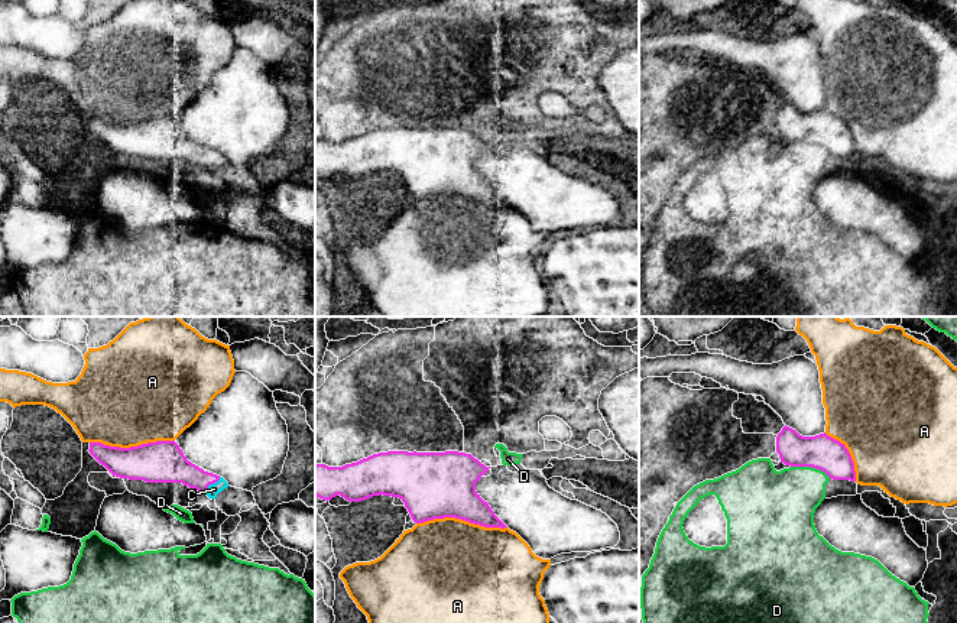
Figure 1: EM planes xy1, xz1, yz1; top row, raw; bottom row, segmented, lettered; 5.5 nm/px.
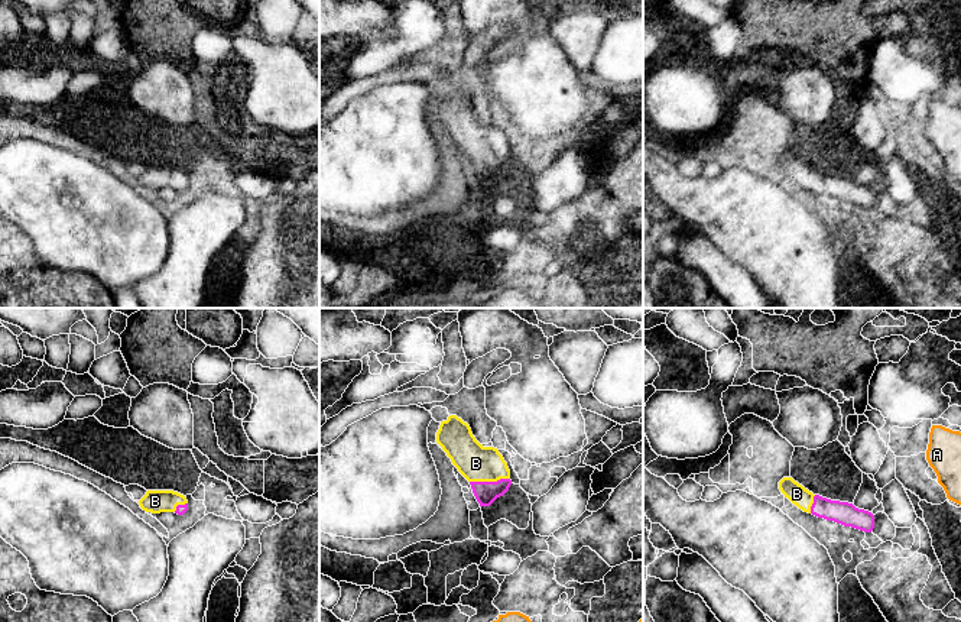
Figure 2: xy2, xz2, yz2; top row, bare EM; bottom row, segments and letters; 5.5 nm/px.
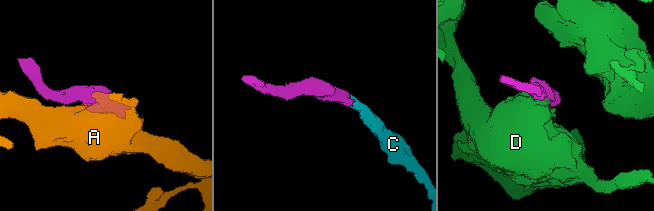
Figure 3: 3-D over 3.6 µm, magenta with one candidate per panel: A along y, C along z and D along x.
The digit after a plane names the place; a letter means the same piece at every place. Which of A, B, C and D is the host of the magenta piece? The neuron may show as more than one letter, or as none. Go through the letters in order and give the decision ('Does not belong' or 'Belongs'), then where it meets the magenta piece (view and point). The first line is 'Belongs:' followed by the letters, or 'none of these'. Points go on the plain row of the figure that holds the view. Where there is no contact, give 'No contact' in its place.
Belongs: B, C
A: Does not belong. Touches magenta at xz1 (461, 195)
B: Belongs. Touches magenta at xz2 (489, 158)
C: Belongs. Touches magenta at xy1 (210, 159)
D: Does not belong. Touches magenta at yz1 (811, 142)

